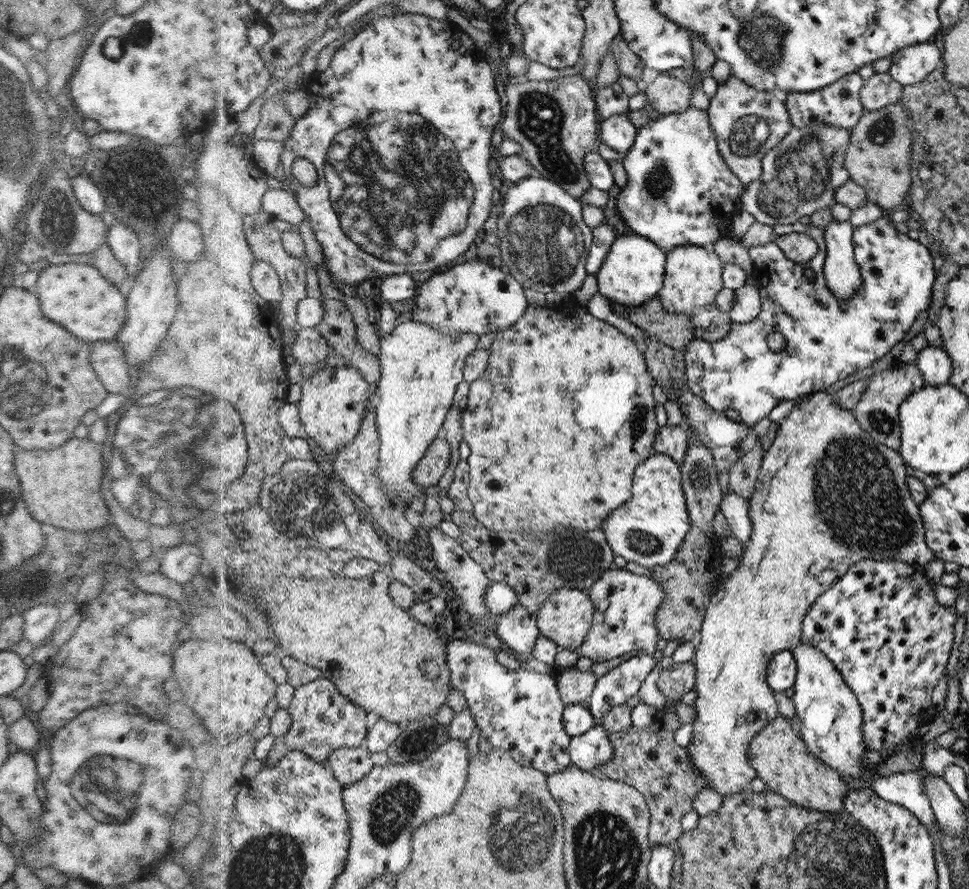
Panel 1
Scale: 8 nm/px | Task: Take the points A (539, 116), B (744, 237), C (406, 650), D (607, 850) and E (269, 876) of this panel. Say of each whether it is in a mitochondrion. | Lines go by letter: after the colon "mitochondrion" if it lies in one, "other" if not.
A: mitochondrion
B: other
C: other
D: mitochondrion
E: mitochondrion

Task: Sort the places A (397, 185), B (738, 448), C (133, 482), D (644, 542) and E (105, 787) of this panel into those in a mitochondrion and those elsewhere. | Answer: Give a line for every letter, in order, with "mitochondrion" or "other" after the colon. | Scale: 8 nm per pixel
A: mitochondrion
B: other
C: mitochondrion
D: mitochondrion
E: mitochondrion

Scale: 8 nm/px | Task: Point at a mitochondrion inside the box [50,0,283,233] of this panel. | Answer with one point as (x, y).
(141, 34)

